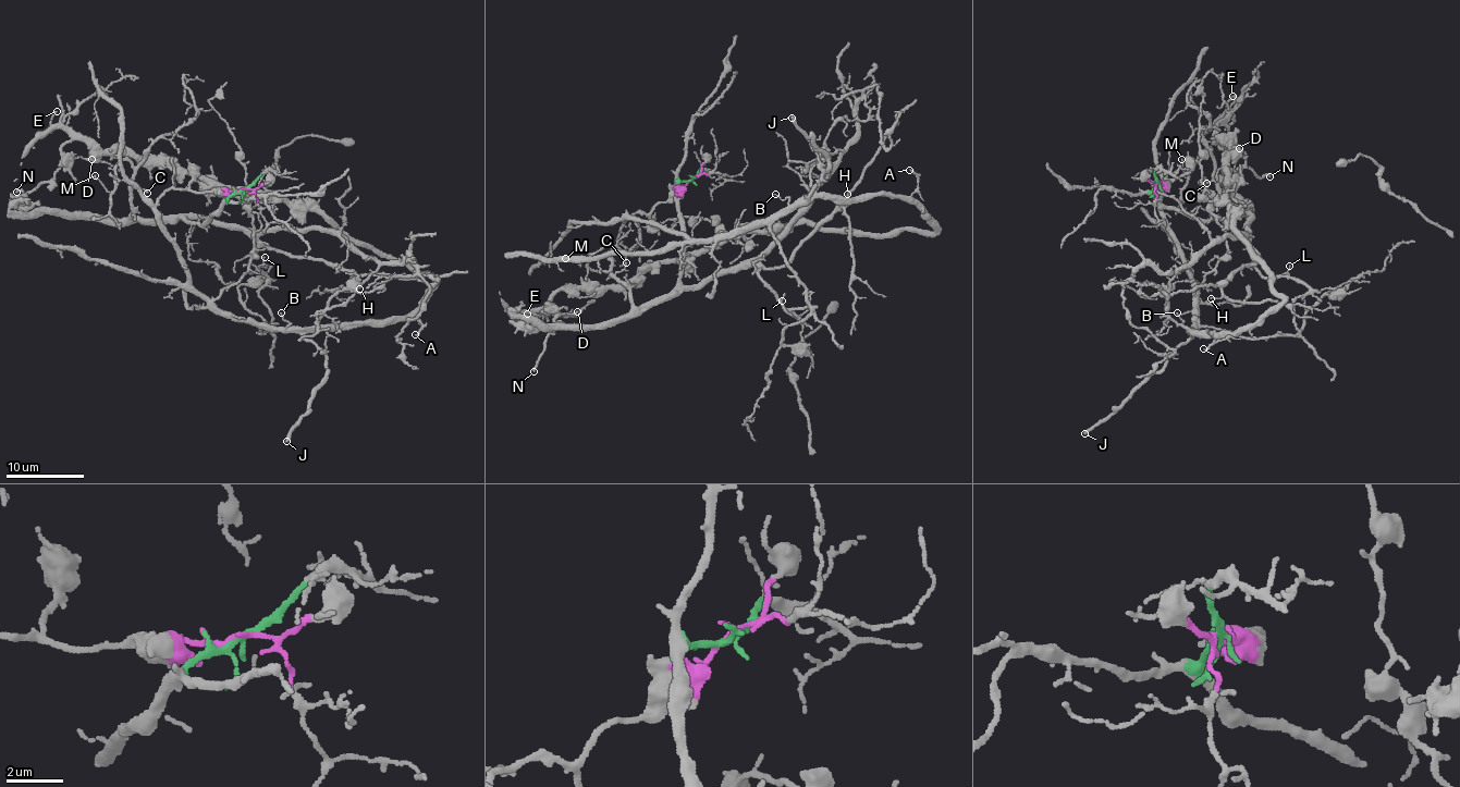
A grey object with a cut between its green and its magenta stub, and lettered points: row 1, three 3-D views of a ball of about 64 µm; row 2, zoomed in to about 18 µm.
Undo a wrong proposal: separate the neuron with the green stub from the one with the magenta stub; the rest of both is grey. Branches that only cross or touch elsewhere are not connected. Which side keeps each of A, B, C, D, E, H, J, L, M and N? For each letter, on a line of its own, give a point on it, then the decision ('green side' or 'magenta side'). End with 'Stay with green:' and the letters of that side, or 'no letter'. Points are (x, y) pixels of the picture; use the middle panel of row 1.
A: at (909, 170); magenta side
B: at (775, 194); magenta side
C: at (626, 262); green side
D: at (577, 311); magenta side
E: at (527, 314); magenta side
H: at (847, 194); green side
J: at (792, 118); magenta side
L: at (782, 300); green side
M: at (565, 258); green side
N: at (534, 371); magenta side
Stay with green: C, H, L, M

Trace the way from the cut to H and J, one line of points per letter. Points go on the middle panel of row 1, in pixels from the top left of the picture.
H: (691, 179), (681, 182), (684, 285), (704, 284), (751, 266), (782, 266), (826, 219), (849, 203), (847, 193)
J: (691, 179), (651, 211), (623, 219), (719, 240), (795, 208), (826, 173), (829, 160), (792, 117)

